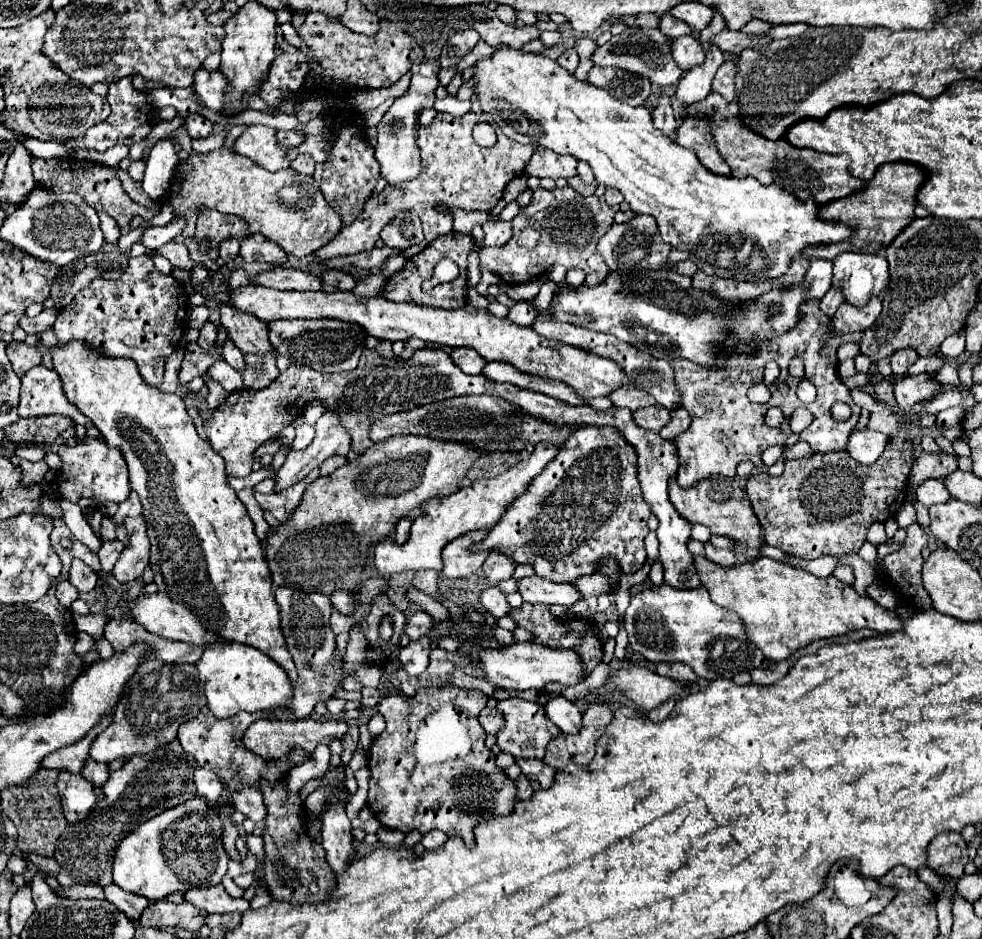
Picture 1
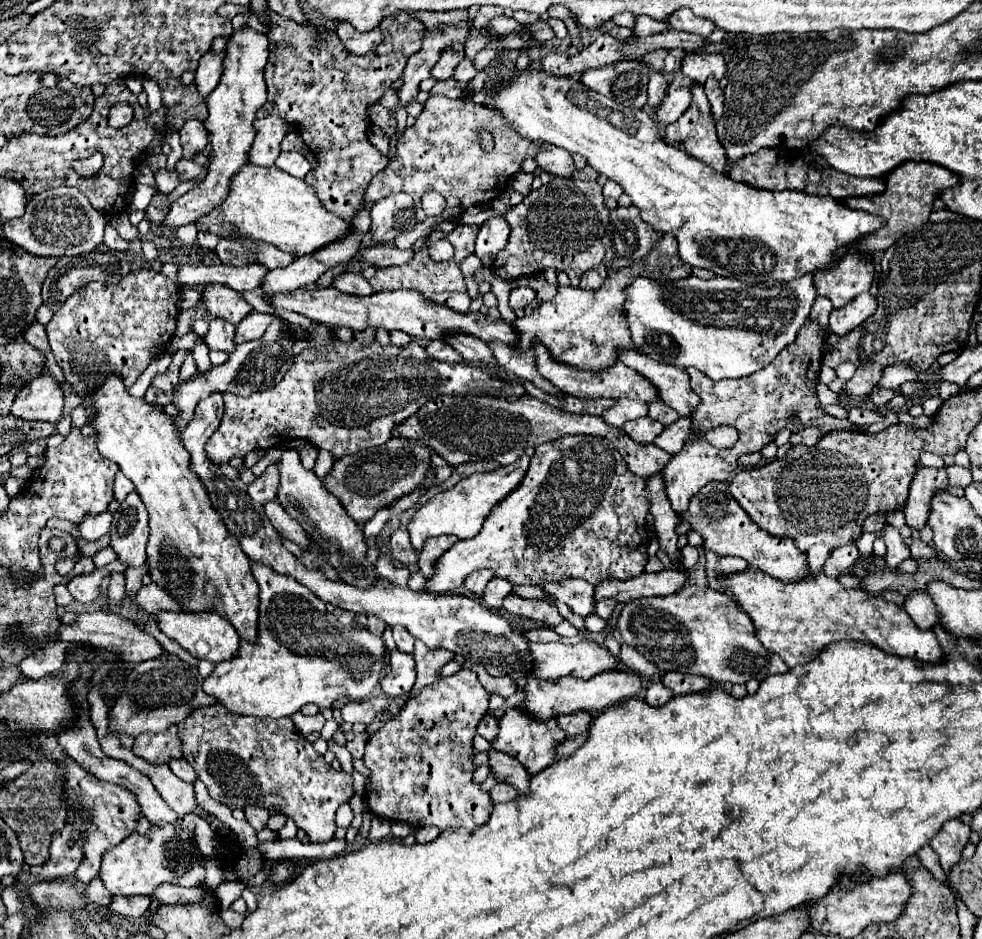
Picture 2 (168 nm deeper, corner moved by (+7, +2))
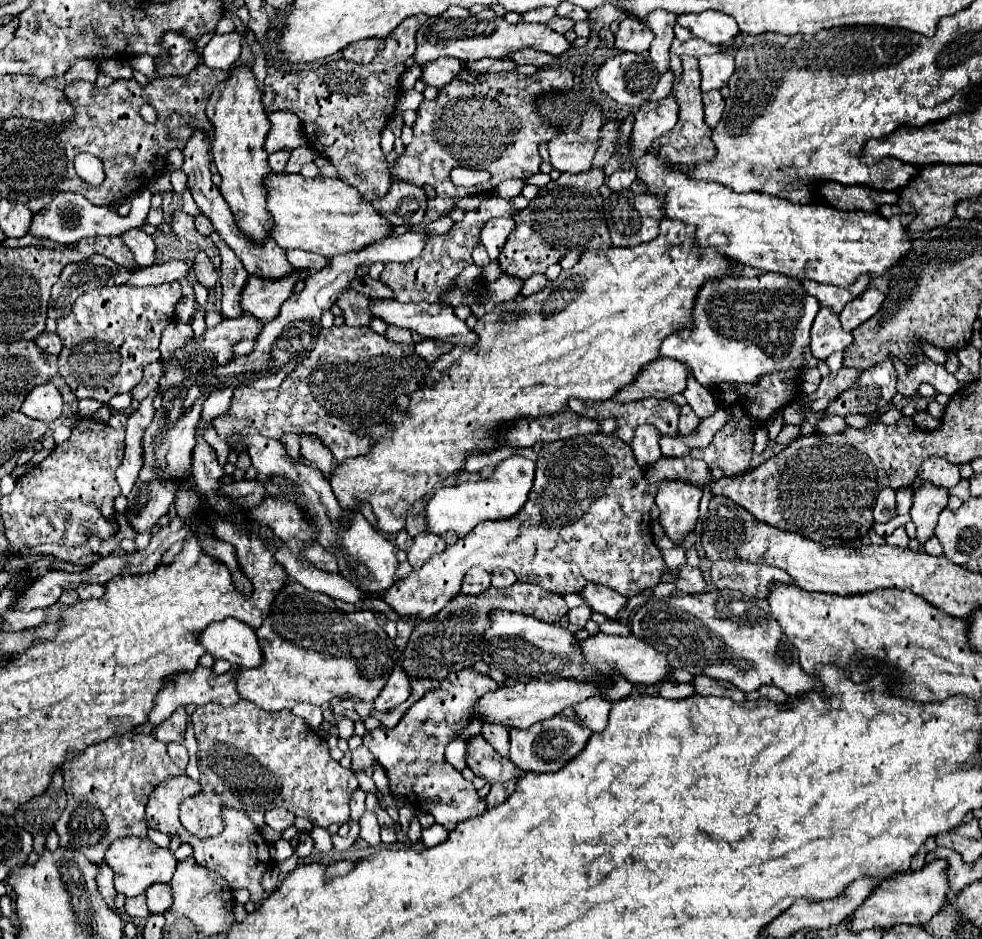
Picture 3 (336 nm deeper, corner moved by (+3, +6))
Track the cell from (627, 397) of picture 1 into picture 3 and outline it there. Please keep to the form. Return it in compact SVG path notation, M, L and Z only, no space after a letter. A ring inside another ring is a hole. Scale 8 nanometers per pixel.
M686 404L680 408L680 420L678 420L678 432L680 434L690 434L698 426L700 418L692 412L692 408Z

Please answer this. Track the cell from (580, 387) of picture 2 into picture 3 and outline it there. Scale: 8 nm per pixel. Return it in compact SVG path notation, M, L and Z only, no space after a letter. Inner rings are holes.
M658 358L636 376L624 392L616 392L612 400L620 402L632 402L632 400L644 400L644 398L668 398L672 394L678 394L686 388L688 368L682 362L670 360L670 358Z

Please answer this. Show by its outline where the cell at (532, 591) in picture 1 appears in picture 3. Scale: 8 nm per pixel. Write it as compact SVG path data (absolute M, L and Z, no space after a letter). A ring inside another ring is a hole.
M586 584L584 592L580 592L584 602L588 604L590 610L600 612L608 616L610 620L616 620L618 612L626 606L626 598L620 596L616 590L600 584Z

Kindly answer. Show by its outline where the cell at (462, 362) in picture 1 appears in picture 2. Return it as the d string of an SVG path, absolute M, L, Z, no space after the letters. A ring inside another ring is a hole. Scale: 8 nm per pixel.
M432 340L426 346L426 352L432 354L432 358L442 360L442 362L460 362L462 360L462 356L456 350L448 348L448 344L444 344L444 340Z

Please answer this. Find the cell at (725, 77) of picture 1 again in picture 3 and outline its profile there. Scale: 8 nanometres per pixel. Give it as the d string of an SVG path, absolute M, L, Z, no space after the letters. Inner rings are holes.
M704 92L704 114L706 114L706 124L708 126L716 126L720 122L722 110L724 110L724 98L720 96L720 92Z

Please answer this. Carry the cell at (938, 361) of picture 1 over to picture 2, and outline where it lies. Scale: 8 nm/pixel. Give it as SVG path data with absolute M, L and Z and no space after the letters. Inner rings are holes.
M892 364L884 368L884 376L876 384L876 388L888 388L888 390L898 390L904 382L916 380L918 372L912 372L908 364Z

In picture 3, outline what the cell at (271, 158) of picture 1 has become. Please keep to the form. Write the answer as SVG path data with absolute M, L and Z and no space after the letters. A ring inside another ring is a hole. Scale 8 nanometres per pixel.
M278 110L268 114L270 120L270 132L264 142L264 150L268 154L278 152L278 150L294 150L302 144L306 144L306 136L300 124L300 118L294 112L288 110Z

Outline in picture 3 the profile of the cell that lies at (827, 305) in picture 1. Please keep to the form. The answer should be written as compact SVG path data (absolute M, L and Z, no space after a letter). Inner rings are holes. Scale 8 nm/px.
M820 308L810 338L812 356L818 360L826 360L832 352L846 350L852 344L852 334L842 330L838 314L832 312L832 308Z

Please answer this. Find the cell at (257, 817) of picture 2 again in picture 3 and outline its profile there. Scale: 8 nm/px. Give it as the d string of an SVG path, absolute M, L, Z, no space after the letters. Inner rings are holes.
M280 808L268 810L266 816L264 816L266 824L268 824L272 830L276 830L276 832L282 832L282 830L286 830L288 826L292 826L292 824L294 824L294 818L296 818L296 816L294 816L292 812L280 810Z

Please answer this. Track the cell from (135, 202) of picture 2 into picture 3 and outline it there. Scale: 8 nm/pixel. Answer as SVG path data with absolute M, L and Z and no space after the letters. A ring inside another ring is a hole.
M148 188L138 191L131 197L130 216L120 216L112 206L94 206L78 192L58 192L58 196L54 196L46 208L32 216L28 234L64 244L76 244L92 236L120 236L122 232L130 228L140 228L144 224L144 218L150 210L150 196L152 192Z

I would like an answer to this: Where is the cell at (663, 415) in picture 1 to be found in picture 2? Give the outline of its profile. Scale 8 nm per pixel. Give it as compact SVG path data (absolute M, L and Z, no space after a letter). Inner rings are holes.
M648 416L638 418L638 420L630 420L630 422L624 424L624 432L634 442L640 442L640 444L652 444L654 438L662 434L662 430L664 430L664 426L660 422L654 422Z

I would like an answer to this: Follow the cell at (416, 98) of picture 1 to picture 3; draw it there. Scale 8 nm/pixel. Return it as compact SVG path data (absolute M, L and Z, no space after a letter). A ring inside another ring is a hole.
M452 6L448 8L444 14L436 16L436 18L428 18L418 34L416 34L416 54L414 54L414 62L422 68L424 64L440 58L440 56L458 56L460 50L460 60L480 60L480 58L502 58L502 56L510 56L512 52L518 52L522 48L534 48L540 52L548 52L552 56L562 56L566 50L572 48L572 44L566 42L566 38L554 30L550 30L546 24L526 24L526 22L518 22L518 24L508 24L506 18L496 16L490 8L486 8L480 14L472 14L466 8L458 8Z

